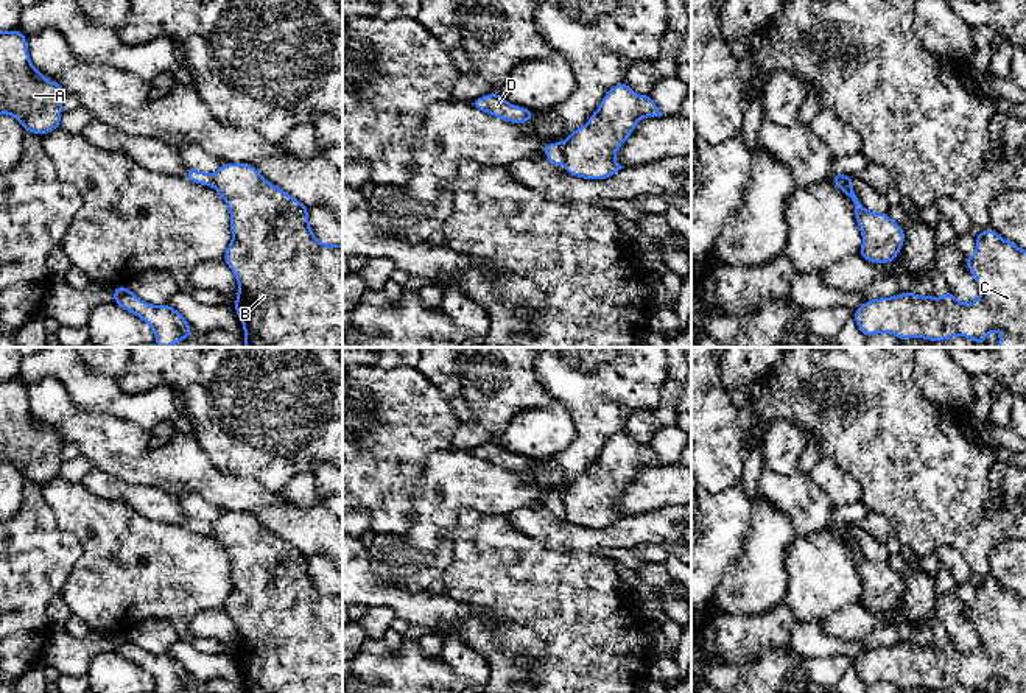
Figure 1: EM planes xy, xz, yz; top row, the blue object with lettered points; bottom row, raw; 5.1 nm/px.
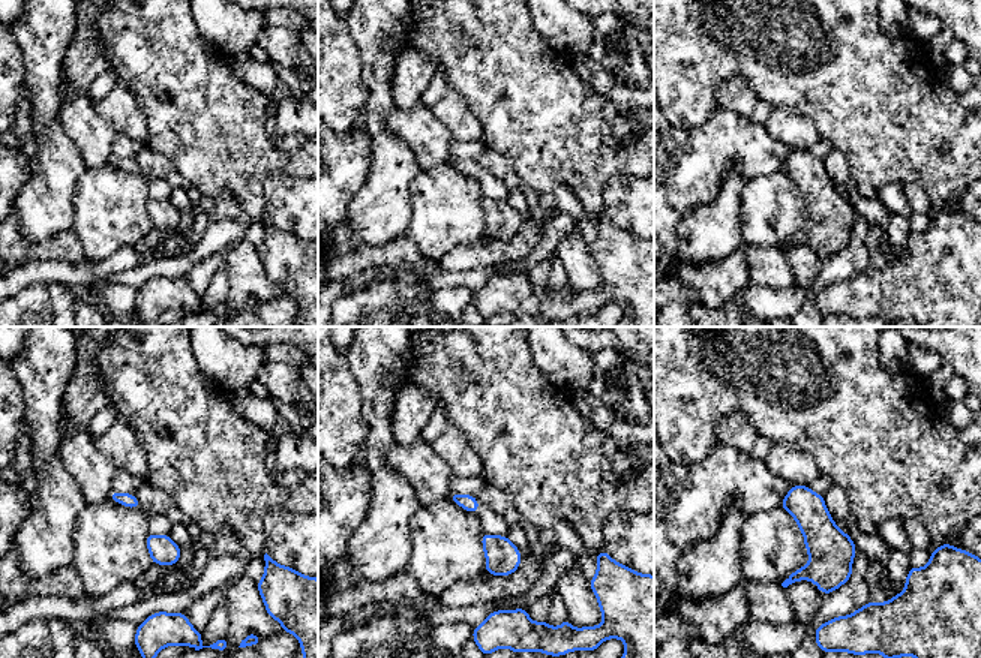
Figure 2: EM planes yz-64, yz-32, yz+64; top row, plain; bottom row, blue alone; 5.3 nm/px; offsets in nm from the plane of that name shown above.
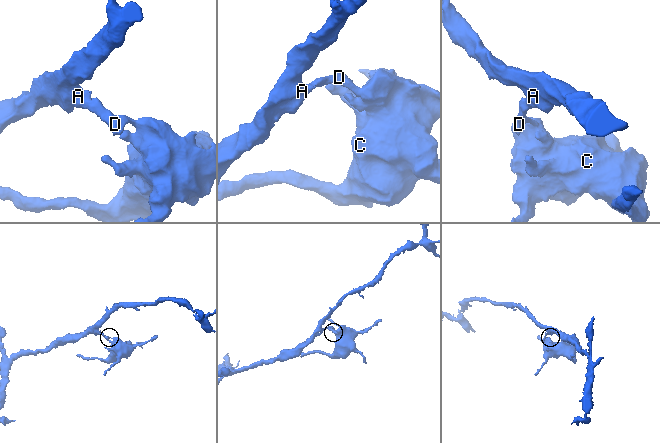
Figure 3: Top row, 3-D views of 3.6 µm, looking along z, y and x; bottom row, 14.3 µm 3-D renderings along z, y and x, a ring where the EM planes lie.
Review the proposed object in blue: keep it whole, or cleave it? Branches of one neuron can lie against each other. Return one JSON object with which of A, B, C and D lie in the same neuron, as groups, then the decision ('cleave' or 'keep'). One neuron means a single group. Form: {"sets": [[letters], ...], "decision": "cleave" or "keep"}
{"sets": [["A", "D"], ["B", "C"]], "decision": "cleave"}

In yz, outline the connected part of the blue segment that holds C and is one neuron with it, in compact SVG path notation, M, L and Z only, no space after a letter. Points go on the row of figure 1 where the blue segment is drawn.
M992 227L976 234L976 254L965 255L965 265L976 279L981 294L975 302L962 304L948 290L942 297L920 297L912 291L864 302L853 311L858 329L866 338L884 332L898 339L926 338L945 341L956 335L984 344L993 330L1001 333L998 347L1026 347L1026 251L1001 238Z

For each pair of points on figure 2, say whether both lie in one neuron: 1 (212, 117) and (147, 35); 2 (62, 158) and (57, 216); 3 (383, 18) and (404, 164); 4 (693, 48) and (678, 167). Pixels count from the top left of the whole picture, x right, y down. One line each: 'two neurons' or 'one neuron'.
1: one neuron
2: one neuron
3: one neuron
4: two neurons

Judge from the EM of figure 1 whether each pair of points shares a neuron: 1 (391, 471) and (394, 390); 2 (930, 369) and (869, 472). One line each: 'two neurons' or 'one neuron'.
1: one neuron
2: two neurons

